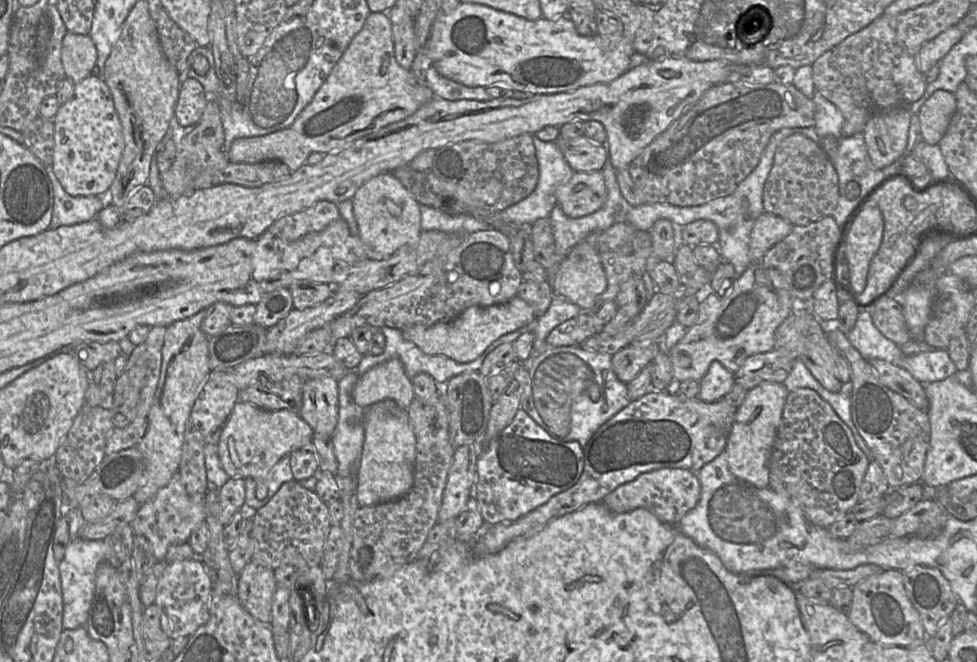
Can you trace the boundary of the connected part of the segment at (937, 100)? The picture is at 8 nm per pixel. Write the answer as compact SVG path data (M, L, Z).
M934 91L917 114L921 139L930 145L938 145L955 110L956 98L953 93Z

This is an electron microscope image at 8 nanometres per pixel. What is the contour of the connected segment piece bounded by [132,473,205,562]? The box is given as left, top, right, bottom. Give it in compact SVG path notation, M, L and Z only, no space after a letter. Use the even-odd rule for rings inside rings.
M175 473L150 501L139 506L132 525L135 534L140 534L149 541L154 557L160 562L166 561L169 547L188 543L192 531L201 523L205 523L204 499L193 500L188 495L180 475Z

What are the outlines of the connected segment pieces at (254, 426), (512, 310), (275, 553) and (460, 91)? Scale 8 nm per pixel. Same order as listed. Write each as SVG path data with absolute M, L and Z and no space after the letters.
M238 401L219 432L218 455L230 478L265 478L281 458L311 442L313 435L312 427L292 411L268 411Z
M517 295L503 304L471 306L449 322L429 327L414 325L401 331L406 340L413 342L428 355L445 355L455 361L469 363L482 355L501 336L523 327L530 327L535 319L533 308Z
M295 480L286 482L263 507L252 513L252 521L253 562L273 570L289 565L297 568L320 567L323 571L326 543L331 531L332 520L327 504L314 491L301 486Z
M433 65L427 70L426 79L427 85L438 98L449 101L491 100L484 87L468 87L450 80L442 76Z

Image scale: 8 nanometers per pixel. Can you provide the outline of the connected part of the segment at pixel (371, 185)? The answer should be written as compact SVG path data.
M379 174L358 188L351 199L358 225L358 236L372 251L371 260L381 260L397 253L403 246L413 244L421 233L419 203L392 174Z

